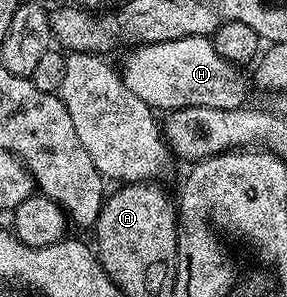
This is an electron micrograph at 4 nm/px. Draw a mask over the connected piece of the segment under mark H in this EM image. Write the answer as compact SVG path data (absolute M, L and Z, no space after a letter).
M210 36L186 37L152 45L136 45L121 64L125 87L151 110L170 111L189 107L241 109L248 104L244 70L217 55Z

